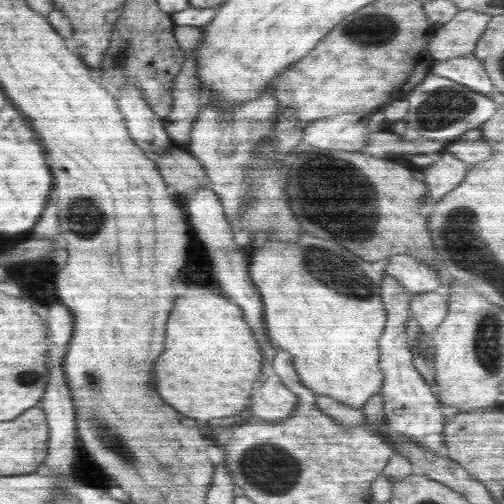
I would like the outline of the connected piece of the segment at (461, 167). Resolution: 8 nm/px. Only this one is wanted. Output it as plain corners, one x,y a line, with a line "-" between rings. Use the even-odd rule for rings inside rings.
442,154
442,158
424,172
424,180
428,186
428,196
424,198
424,204
436,204
444,194
454,190
462,182
466,172
468,166
464,162
456,160
452,154

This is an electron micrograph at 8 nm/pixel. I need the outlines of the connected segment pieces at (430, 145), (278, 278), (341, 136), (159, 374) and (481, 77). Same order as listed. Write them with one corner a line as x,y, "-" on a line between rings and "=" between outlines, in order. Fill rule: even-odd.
378,132
378,134
370,136
364,152
370,156
376,156
376,158
384,158
388,154
394,154
394,156
430,154
430,152
440,152
442,148
444,148
444,144
438,140
426,140
420,136
414,140
406,140
394,132
=
306,232
294,244
268,240
250,258
250,276
262,300
268,336
278,344
278,348
293,356
299,379
314,394
332,397
361,410
372,395
380,393
384,373
378,370
379,338
387,319
380,292
387,265
387,260
364,262
340,247
336,240
320,240
=
358,114
330,116
328,120
316,120
316,124
308,124
308,128
304,128
304,142
316,148
362,150
368,136
368,116
=
189,283
188,292
186,292
184,296
180,296
180,298
176,298
174,308
172,308
170,313
170,318
168,318
168,322
166,322
166,344
164,344
162,356
160,356
160,358
156,357
156,364
154,364
154,376
156,376
156,378
153,378
153,380
156,380
156,390
160,392
160,398
162,398
165,404
170,404
170,406
174,407
180,414
196,419
204,426
209,425
215,419
223,419
224,417
234,416
238,413
245,414
245,416
248,415
252,391
264,380
264,377
262,377
264,358
259,349
261,346
258,346
257,340
252,334
252,330
248,328
248,324
242,320
242,314
243,310
240,310
240,306
225,299
217,290
199,286
198,284
194,285
193,283
=
473,53
454,57
450,60
434,62
430,73
453,80
484,96
490,97
492,92
495,91
495,87
484,70
483,64

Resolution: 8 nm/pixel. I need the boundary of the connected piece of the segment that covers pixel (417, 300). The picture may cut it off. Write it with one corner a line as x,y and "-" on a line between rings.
442,290
413,294
409,308
422,332
430,336
448,313
447,296

